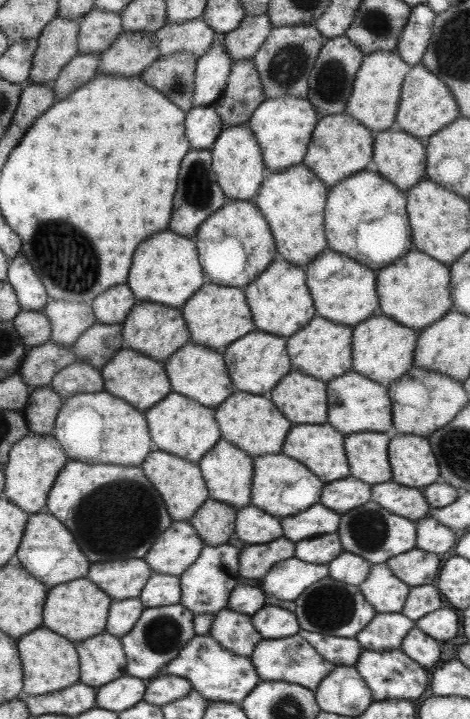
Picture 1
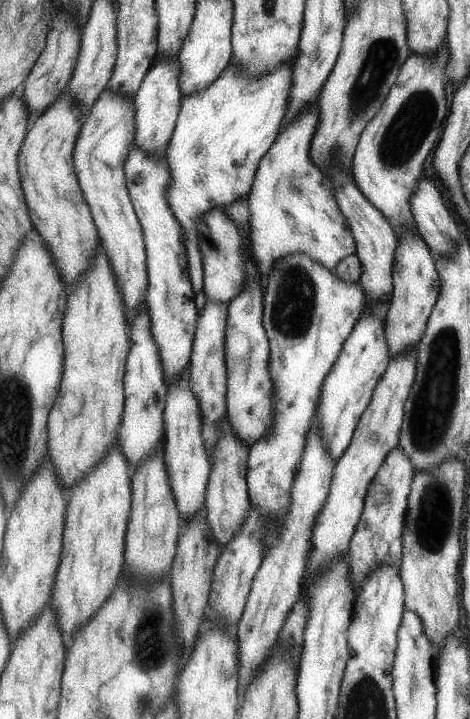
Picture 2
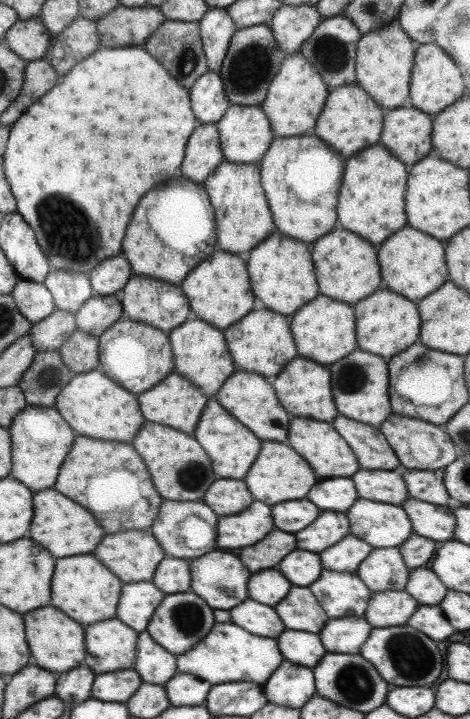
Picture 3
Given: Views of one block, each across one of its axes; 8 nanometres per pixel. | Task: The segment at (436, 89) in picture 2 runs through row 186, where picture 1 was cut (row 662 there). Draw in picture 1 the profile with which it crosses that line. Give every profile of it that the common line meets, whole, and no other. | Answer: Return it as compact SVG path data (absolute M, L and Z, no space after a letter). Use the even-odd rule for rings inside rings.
M363 649L353 667L369 687L372 701L407 700L412 702L425 692L429 682L426 669L405 656L400 649L381 652Z

